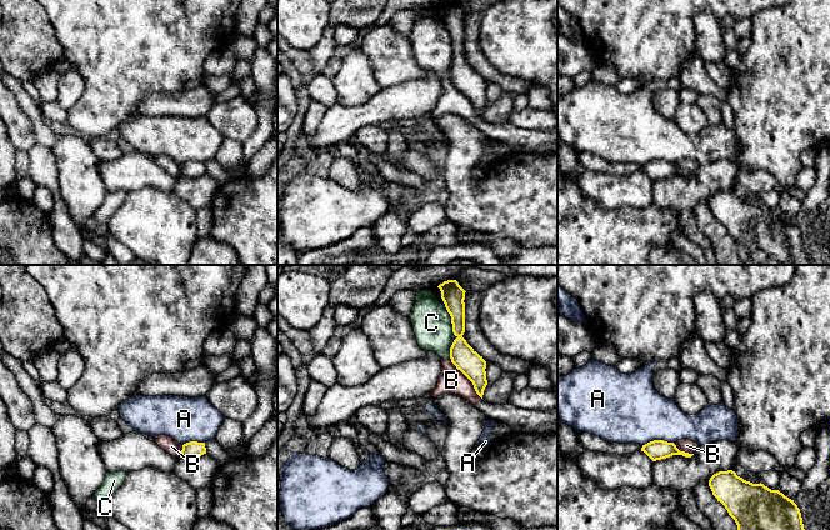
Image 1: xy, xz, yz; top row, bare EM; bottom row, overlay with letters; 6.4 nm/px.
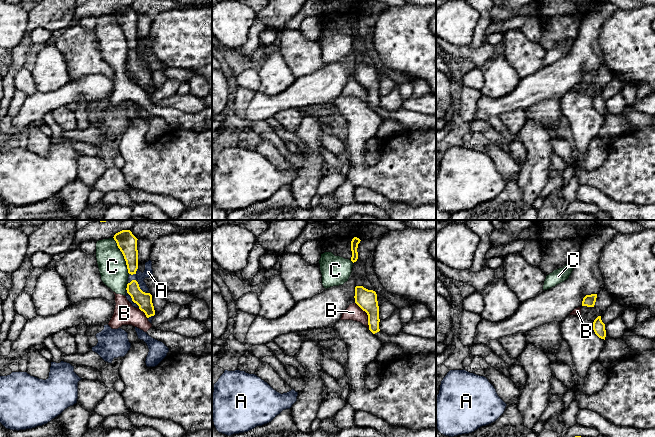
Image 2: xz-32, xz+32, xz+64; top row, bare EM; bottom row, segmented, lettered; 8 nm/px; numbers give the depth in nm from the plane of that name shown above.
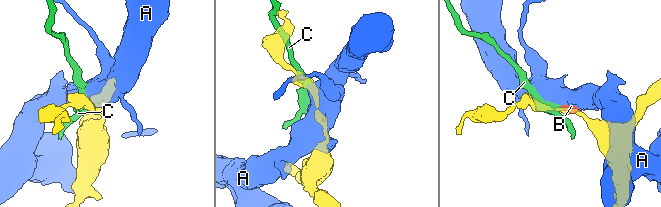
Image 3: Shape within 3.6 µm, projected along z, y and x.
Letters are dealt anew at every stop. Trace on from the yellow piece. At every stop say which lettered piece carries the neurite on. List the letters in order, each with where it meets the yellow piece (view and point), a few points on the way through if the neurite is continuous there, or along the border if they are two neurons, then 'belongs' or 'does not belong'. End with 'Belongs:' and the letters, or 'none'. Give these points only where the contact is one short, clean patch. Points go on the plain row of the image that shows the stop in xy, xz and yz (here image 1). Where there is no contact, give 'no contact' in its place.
A: contact yz (658, 160); does not belong
B: contact xz (468, 98); border xz (449, 78), (471, 103), (475, 113), (481, 119); does not belong
C: contact xz (451, 40); does not belong
Belongs: none

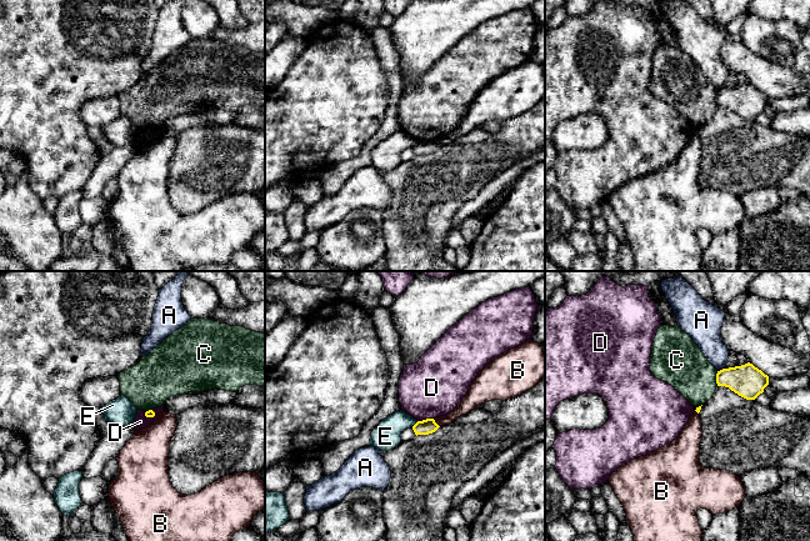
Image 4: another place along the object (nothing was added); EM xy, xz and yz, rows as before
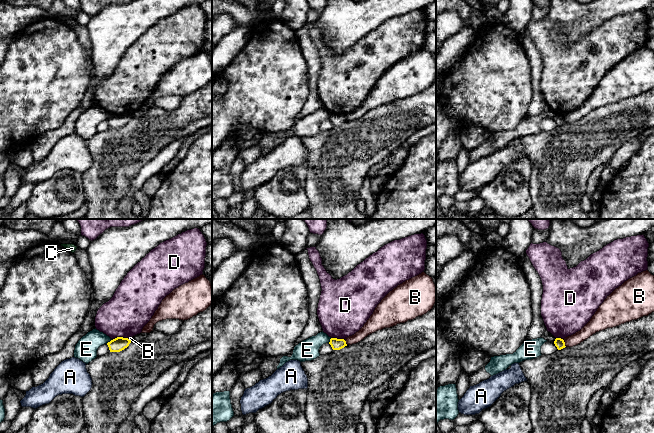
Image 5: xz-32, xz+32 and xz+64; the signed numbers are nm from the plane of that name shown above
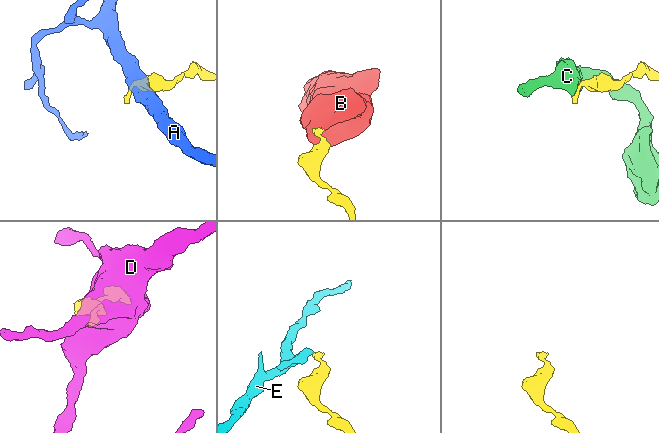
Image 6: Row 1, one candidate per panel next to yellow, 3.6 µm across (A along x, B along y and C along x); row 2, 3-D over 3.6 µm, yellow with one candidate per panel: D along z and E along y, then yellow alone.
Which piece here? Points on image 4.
A: contact yz (720, 90); does not belong
B: contact xz (435, 143); border xz (433, 139), (439, 146); does not belong
C: contact yz (716, 99); border yz (718, 91), (716, 105); does not belong
D: contact xz (426, 139); border xz (433, 138), (418, 141); does not belong
E: contact xz (415, 144); border xz (418, 141), (411, 146); does not belong
Belongs: none

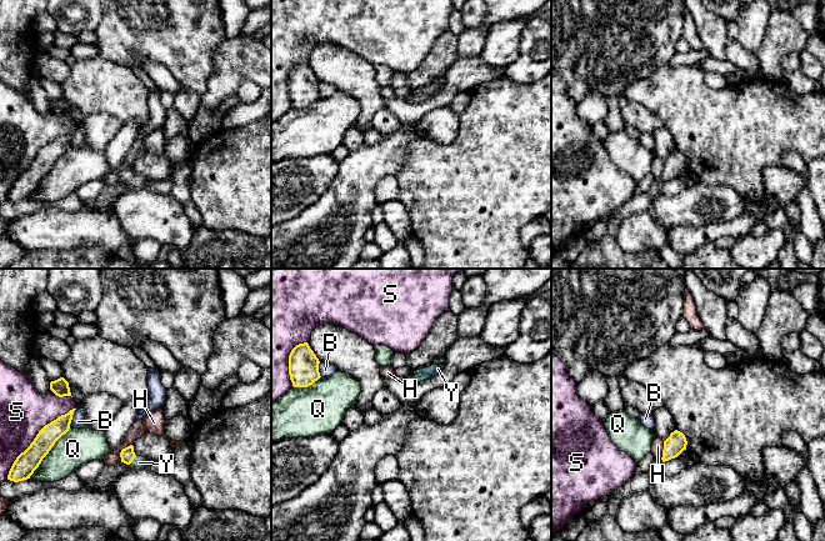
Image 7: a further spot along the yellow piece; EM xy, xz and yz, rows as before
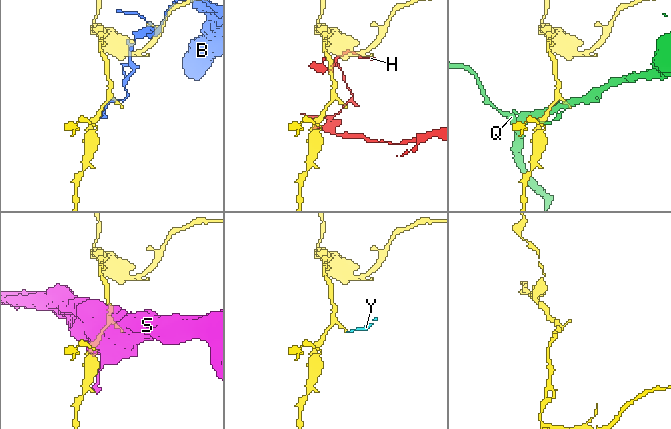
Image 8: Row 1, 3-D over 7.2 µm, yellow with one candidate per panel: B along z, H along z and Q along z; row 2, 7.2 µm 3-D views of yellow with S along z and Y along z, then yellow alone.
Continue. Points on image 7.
B: contact xy (71, 138); does not belong
H: contact xy (121, 171); does not belong
Q: contact xy (48, 173); does not belong
S: contact xy (36, 156); does not belong
Y: contact xy (133, 179); way xy (128, 175), (133, 179), (139, 183); belongs
Belongs: Y

